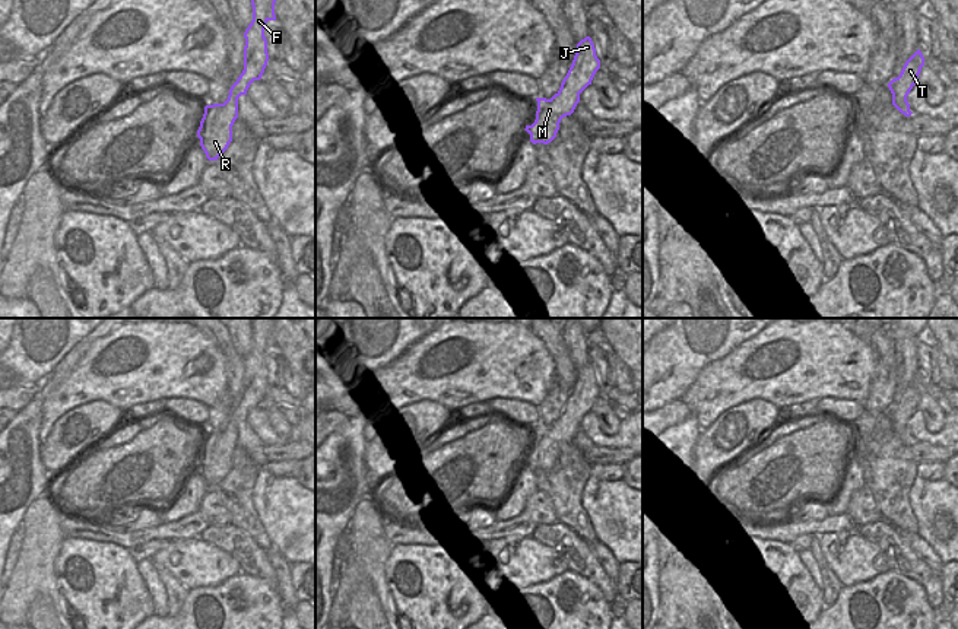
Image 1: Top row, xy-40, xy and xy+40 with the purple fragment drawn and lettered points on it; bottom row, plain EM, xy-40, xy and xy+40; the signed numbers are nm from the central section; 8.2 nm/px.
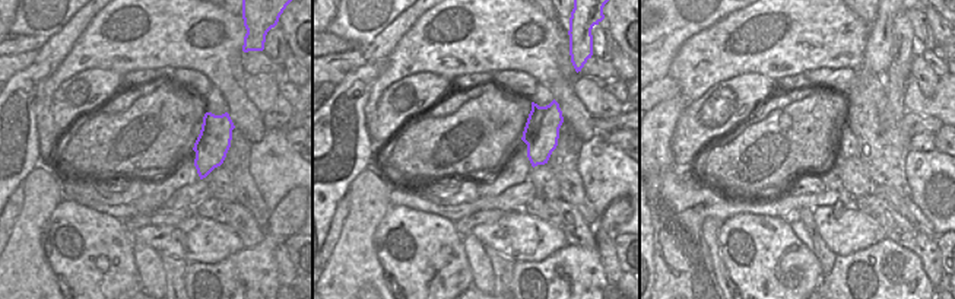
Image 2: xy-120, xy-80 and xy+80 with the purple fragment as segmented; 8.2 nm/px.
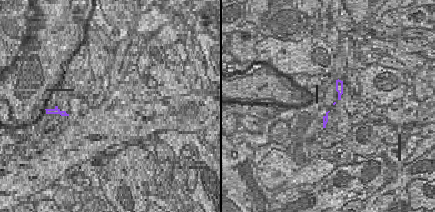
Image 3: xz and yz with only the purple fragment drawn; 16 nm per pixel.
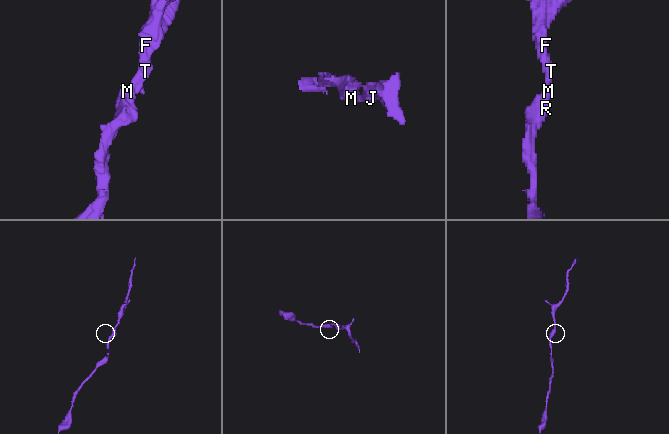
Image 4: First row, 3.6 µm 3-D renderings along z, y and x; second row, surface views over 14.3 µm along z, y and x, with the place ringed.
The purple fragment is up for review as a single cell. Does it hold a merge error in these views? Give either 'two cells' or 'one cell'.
one cell

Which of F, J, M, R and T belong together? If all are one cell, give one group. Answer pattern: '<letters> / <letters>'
F J M R T

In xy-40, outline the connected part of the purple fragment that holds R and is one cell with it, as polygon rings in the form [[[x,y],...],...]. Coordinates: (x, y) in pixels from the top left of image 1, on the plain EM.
[[[251,318],[253,347],[244,359],[244,397],[231,413],[228,426],[223,431],[213,431],[204,433],[204,441],[197,457],[200,473],[209,487],[218,487],[218,485],[228,476],[232,468],[232,452],[238,445],[238,425],[247,422],[250,412],[254,407],[260,407],[269,388],[267,366],[264,363],[264,353],[269,347],[276,347],[275,330],[280,320],[298,320],[298,318]]]

